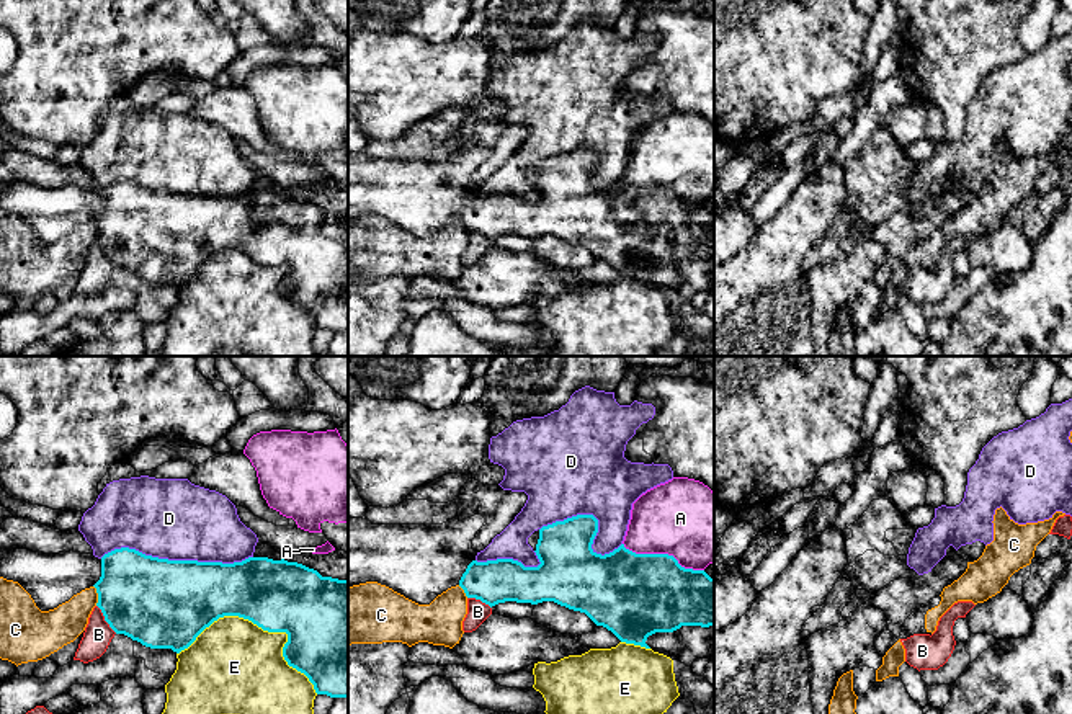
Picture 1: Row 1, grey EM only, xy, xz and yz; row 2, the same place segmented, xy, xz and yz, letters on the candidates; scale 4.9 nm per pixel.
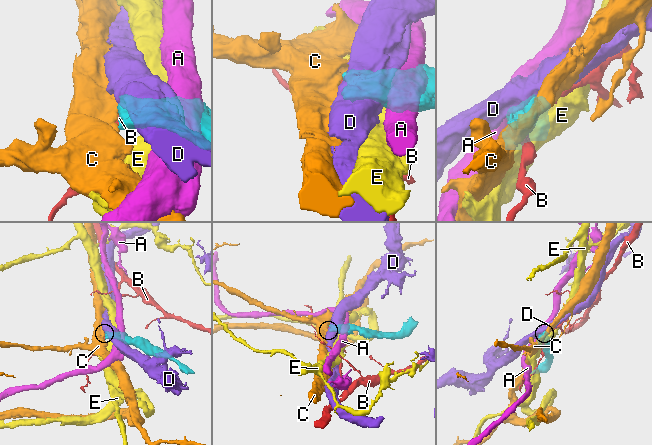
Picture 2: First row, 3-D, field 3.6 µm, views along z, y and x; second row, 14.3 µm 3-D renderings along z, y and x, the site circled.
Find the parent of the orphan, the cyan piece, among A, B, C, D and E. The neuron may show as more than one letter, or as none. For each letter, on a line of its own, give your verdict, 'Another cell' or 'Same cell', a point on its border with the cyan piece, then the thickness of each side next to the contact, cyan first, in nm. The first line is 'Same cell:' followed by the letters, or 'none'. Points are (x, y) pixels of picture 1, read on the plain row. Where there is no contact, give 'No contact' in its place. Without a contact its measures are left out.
Same cell: none
A: Another cell. Touches cyan at xz (662, 188). Thickness 420 nm (cyan) against 380 nm
B: Another cell. Touches cyan at xy (105, 254). Thickness 420 nm (cyan) against 140 nm
C: Another cell. Touches cyan at xy (98, 229). Thickness 420 nm (cyan) against 190 nm
D: Another cell. Touches cyan at xy (175, 195). Thickness 440 nm (cyan) against 400 nm
E: Another cell. Touches cyan at xy (263, 263). Thickness 360 nm (cyan) against 460 nm

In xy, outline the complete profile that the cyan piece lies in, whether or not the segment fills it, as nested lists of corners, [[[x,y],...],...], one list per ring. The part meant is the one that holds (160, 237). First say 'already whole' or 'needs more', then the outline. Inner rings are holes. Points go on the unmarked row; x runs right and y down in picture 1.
needs more; [[[129,181],[114,183],[101,193],[74,185],[39,188],[28,183],[11,183],[0,186],[0,211],[18,216],[41,245],[54,243],[82,224],[95,221],[96,240],[116,268],[124,268],[150,283],[172,283],[176,288],[188,283],[219,252],[248,253],[263,265],[288,268],[283,291],[289,301],[309,312],[317,328],[348,332],[348,214],[322,211],[302,198],[268,191],[248,191],[234,198],[168,194]]]

